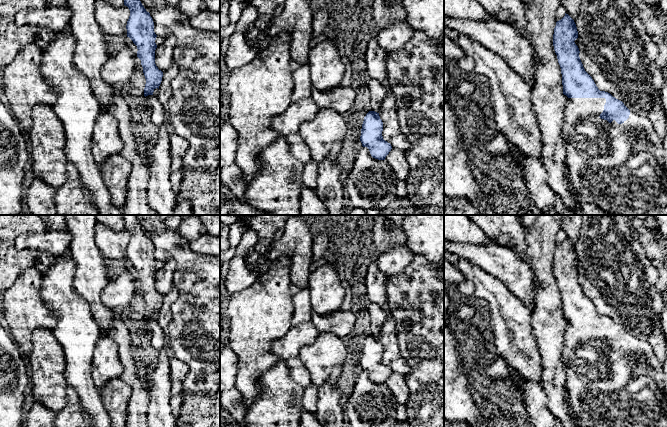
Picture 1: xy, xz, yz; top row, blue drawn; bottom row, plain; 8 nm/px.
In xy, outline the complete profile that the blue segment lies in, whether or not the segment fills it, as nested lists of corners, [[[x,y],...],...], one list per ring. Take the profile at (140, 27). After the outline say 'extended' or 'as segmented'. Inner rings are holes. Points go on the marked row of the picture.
[[[124,0],[124,5],[130,10],[127,21],[127,37],[137,46],[137,57],[141,60],[146,79],[144,96],[153,95],[162,81],[163,72],[155,64],[155,43],[157,35],[154,32],[154,22],[140,0]]]; as segmented

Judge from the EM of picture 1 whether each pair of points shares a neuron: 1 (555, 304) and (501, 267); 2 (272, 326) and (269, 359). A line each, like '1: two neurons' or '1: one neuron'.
1: two neurons
2: one neuron

